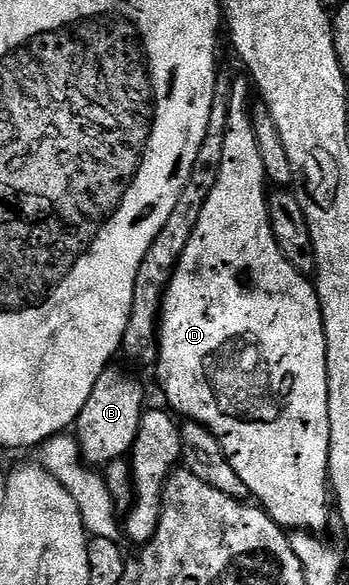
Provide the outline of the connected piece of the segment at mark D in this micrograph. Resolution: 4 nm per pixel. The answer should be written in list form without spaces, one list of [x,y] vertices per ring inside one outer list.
[[[235,78],[234,92],[230,98],[230,130],[226,133],[224,141],[224,157],[220,165],[220,177],[216,177],[216,186],[212,189],[212,194],[208,197],[208,201],[204,201],[204,210],[200,213],[200,219],[196,223],[196,227],[192,229],[191,239],[187,243],[182,256],[179,257],[178,263],[173,269],[173,275],[170,283],[166,286],[166,292],[161,300],[160,318],[157,322],[157,348],[158,358],[156,369],[158,369],[158,383],[162,386],[162,391],[166,394],[166,399],[169,410],[177,413],[179,416],[185,417],[187,420],[204,425],[209,431],[217,437],[220,445],[226,454],[226,460],[232,465],[232,469],[236,469],[236,473],[240,476],[240,481],[244,481],[244,485],[249,489],[251,496],[260,504],[263,511],[267,515],[271,515],[274,522],[283,529],[297,529],[302,533],[322,533],[326,527],[326,522],[329,521],[330,515],[332,519],[332,492],[328,486],[330,474],[328,473],[328,453],[330,452],[330,418],[328,417],[328,365],[326,364],[326,334],[324,333],[324,321],[322,320],[322,310],[320,309],[320,301],[315,284],[309,278],[296,270],[284,257],[284,253],[280,253],[280,245],[276,241],[276,237],[270,228],[270,205],[268,202],[268,180],[264,173],[264,161],[260,159],[260,145],[256,143],[256,129],[254,128],[254,116],[250,110],[250,91],[252,95],[252,87],[245,78]]]

